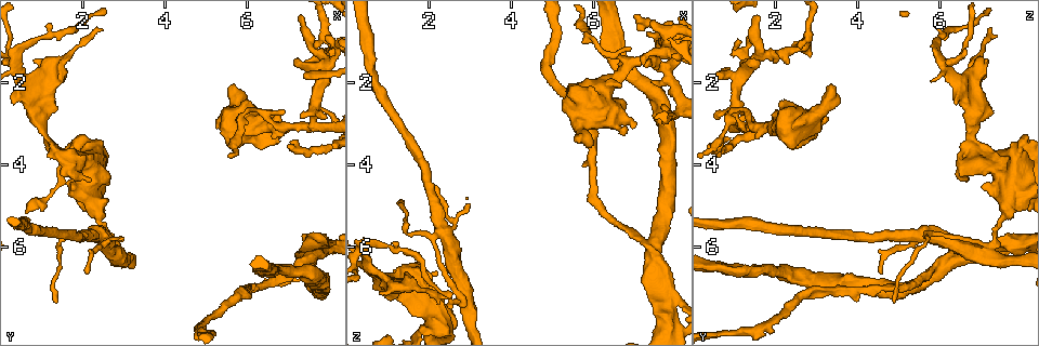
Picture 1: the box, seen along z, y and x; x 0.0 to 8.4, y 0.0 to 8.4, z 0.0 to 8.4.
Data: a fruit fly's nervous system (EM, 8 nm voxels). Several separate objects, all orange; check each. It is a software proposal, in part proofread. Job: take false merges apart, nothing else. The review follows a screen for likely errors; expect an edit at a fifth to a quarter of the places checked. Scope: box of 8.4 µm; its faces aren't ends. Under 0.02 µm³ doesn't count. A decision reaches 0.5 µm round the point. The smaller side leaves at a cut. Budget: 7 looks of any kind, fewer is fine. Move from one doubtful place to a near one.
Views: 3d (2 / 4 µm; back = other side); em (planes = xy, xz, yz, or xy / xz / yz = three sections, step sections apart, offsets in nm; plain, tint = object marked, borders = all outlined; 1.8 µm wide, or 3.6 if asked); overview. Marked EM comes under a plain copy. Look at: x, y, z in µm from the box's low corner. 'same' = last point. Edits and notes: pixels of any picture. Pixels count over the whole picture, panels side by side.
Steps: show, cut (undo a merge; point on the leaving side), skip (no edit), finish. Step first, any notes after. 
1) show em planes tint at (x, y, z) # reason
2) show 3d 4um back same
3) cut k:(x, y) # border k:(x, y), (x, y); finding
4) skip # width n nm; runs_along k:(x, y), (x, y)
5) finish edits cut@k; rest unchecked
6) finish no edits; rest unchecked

show em xz step 8 tint at (6.80, 3.10, 1.60) # side arm on a straight run

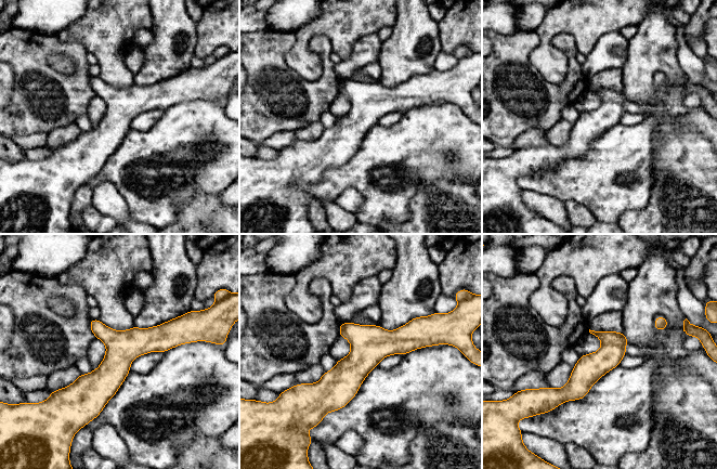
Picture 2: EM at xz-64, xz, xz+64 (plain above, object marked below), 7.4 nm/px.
show em planes tint same

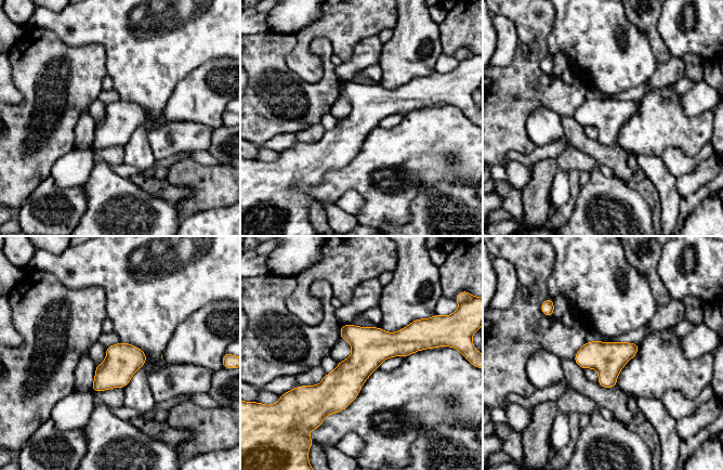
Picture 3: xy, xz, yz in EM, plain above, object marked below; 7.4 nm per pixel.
skip # runs_along 3:(425, 346), (305, 389); all the same neuron

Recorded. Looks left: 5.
show 3d 2um at (7.40, 6.55, 5.90) # side arm on a straight run

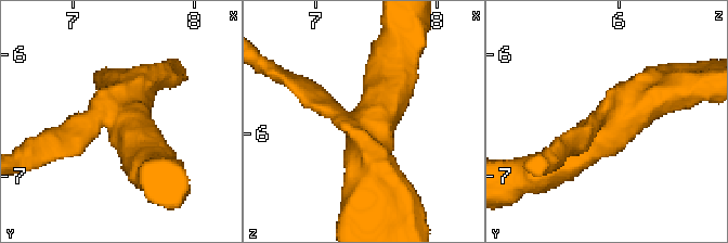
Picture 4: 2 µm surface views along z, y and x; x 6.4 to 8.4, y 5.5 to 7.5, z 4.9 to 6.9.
show em planes tint at (7.44, 6.56, 5.92) # arms 3; shape alone is not enough

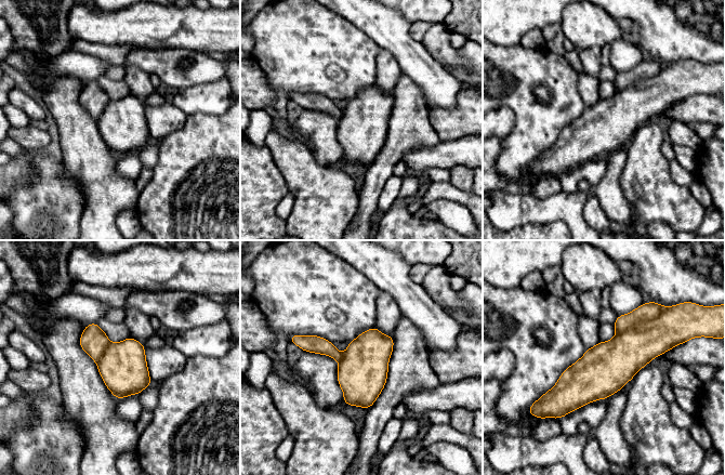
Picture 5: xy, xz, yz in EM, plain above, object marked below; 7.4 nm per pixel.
cut 5:(646, 312) # border 5:(660, 312), (650, 319), (616, 335); a second neuron is stuck on

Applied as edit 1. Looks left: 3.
show 3d 2um at (2.40, 5.65, 5.70) # thick turns thin

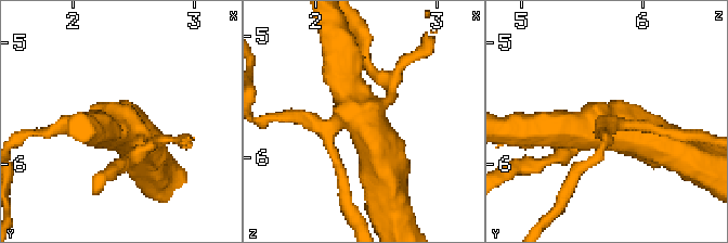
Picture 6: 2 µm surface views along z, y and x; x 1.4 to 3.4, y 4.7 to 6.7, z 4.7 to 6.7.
show em planes tint at (2.36, 5.70, 5.62) # need the tissue

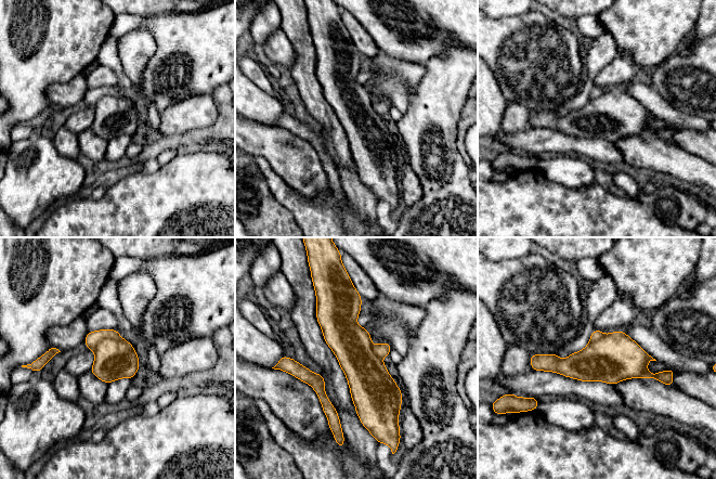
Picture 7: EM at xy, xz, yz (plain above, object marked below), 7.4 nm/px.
cut 7:(115, 359) # width 300 nm; border 7:(125, 339), (104, 338), (93, 350); a second neuron is stuck on

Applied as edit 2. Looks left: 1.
finish edits cut@5, cut@7; rest unchecked

